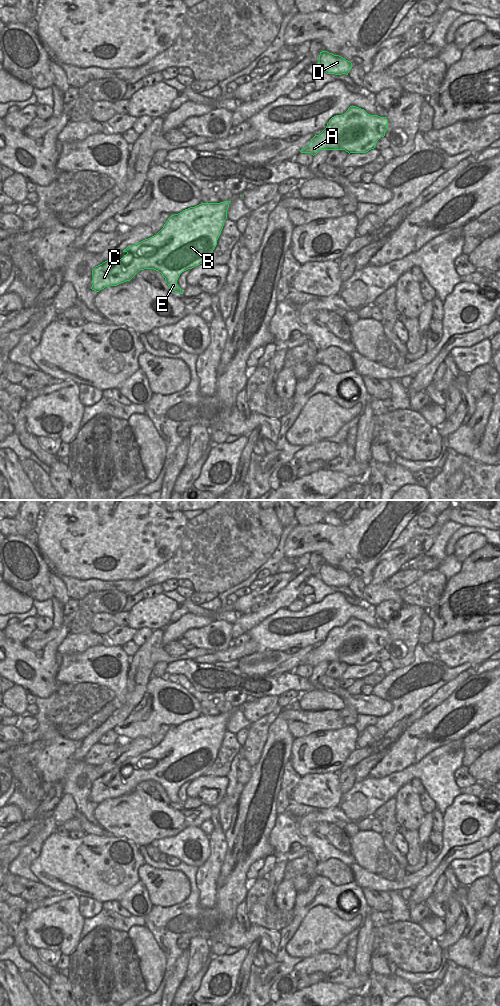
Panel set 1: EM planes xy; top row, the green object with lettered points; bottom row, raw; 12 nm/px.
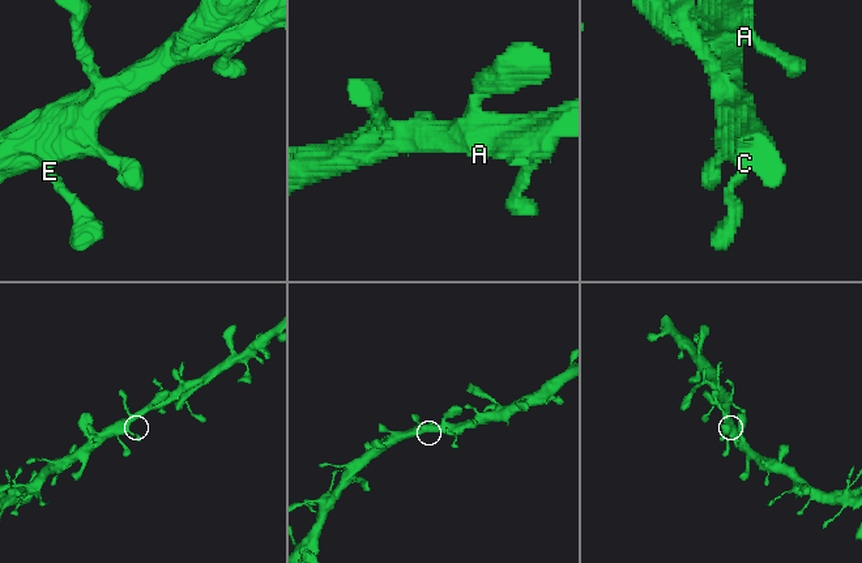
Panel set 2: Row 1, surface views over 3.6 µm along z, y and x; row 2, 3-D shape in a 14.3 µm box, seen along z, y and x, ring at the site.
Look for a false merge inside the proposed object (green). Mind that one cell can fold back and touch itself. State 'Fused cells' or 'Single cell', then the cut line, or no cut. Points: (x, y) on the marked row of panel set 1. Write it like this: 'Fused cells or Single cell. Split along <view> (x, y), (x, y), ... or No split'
Single cell. No split.

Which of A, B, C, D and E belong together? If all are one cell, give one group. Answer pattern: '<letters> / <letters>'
A B C D E

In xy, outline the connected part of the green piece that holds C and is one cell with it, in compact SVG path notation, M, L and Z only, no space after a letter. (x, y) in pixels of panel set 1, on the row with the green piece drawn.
M230 202L201 203L171 215L156 235L124 249L123 252L127 254L123 258L118 260L117 258L121 254L118 253L96 266L92 270L93 285L91 289L99 292L105 287L117 286L130 281L140 270L154 269L165 278L169 289L182 294L183 290L177 284L180 274L204 263L212 254L227 219Z

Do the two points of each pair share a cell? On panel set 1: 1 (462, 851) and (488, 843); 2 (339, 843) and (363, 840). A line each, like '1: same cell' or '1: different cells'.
1: same cell
2: different cells

